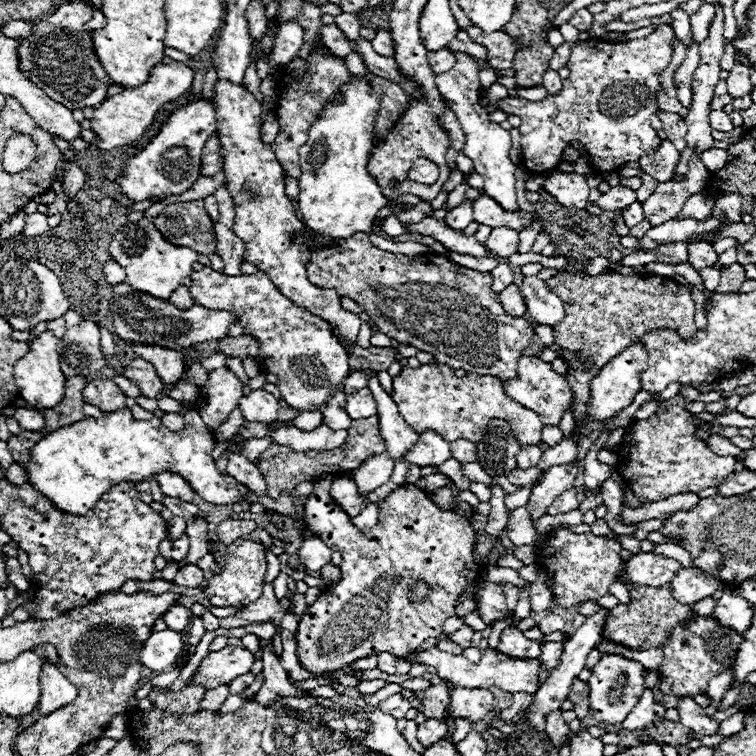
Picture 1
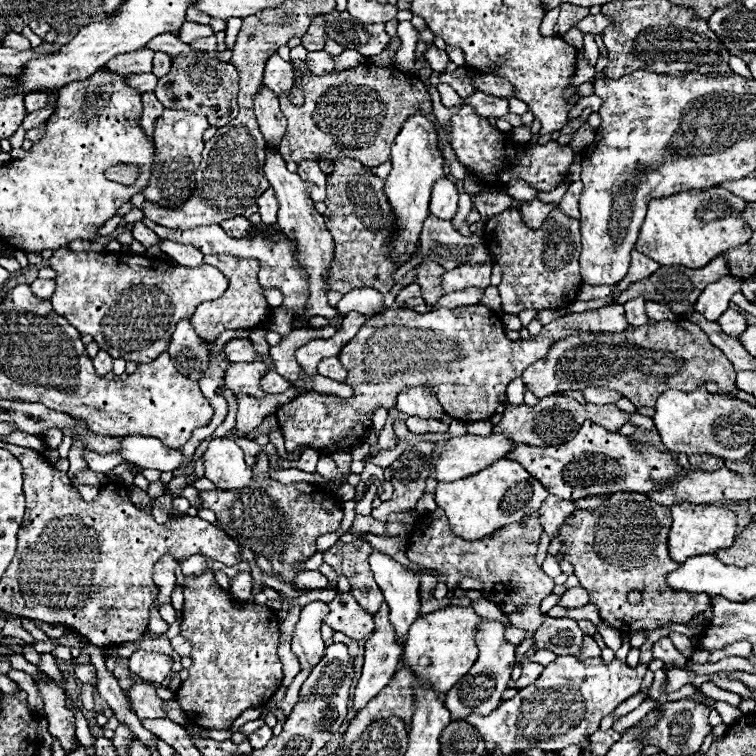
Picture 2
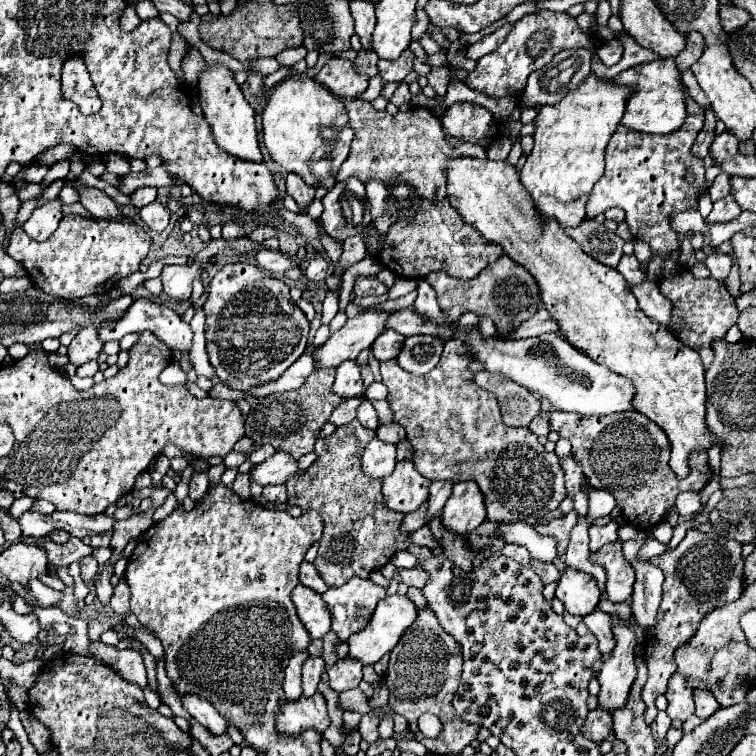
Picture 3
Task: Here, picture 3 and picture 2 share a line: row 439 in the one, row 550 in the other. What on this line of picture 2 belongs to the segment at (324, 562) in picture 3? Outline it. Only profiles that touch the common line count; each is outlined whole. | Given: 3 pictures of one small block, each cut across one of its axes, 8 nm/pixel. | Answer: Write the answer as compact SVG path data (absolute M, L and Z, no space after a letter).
M338 540L332 548L324 552L324 562L332 566L338 575L346 576L358 604L368 614L376 614L384 604L384 596L370 570L370 554L372 546L366 540L354 540L350 544Z

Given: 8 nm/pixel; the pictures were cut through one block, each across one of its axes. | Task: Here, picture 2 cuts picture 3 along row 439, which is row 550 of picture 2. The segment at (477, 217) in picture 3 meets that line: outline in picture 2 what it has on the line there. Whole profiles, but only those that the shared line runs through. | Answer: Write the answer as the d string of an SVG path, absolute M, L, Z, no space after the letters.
M690 502L674 504L668 508L670 508L670 516L672 516L672 526L670 526L670 534L668 534L668 550L670 550L672 560L684 562L692 554L716 552L720 548L732 546L736 532L738 532L736 516L732 510L718 508L712 504L690 504Z

